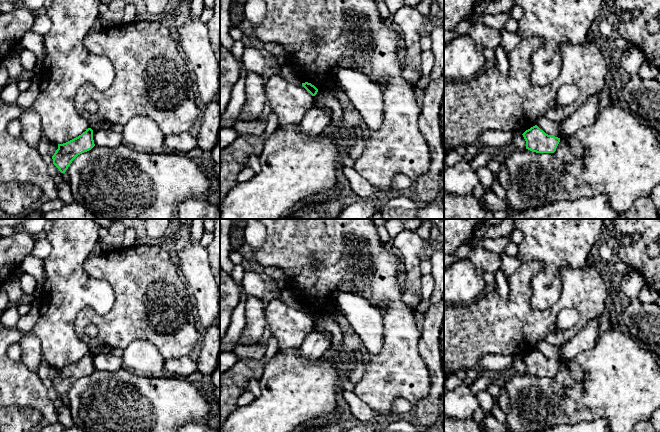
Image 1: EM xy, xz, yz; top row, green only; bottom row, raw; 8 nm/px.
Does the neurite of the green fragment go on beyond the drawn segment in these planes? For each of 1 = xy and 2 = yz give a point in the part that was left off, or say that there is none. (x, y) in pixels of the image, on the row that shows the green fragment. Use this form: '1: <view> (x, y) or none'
1: none
2: none

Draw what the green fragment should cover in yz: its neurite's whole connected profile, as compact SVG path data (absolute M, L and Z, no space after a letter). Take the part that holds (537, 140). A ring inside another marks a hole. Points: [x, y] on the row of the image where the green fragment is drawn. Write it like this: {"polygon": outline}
{"polygon": "M537 125L522 135L526 141L526 149L536 153L554 153L560 142L560 138L546 134Z"}

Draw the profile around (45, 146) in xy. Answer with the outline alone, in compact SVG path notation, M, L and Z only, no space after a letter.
M42 136L36 149L42 156L45 154L53 156L58 149L58 144L51 143L45 136Z

